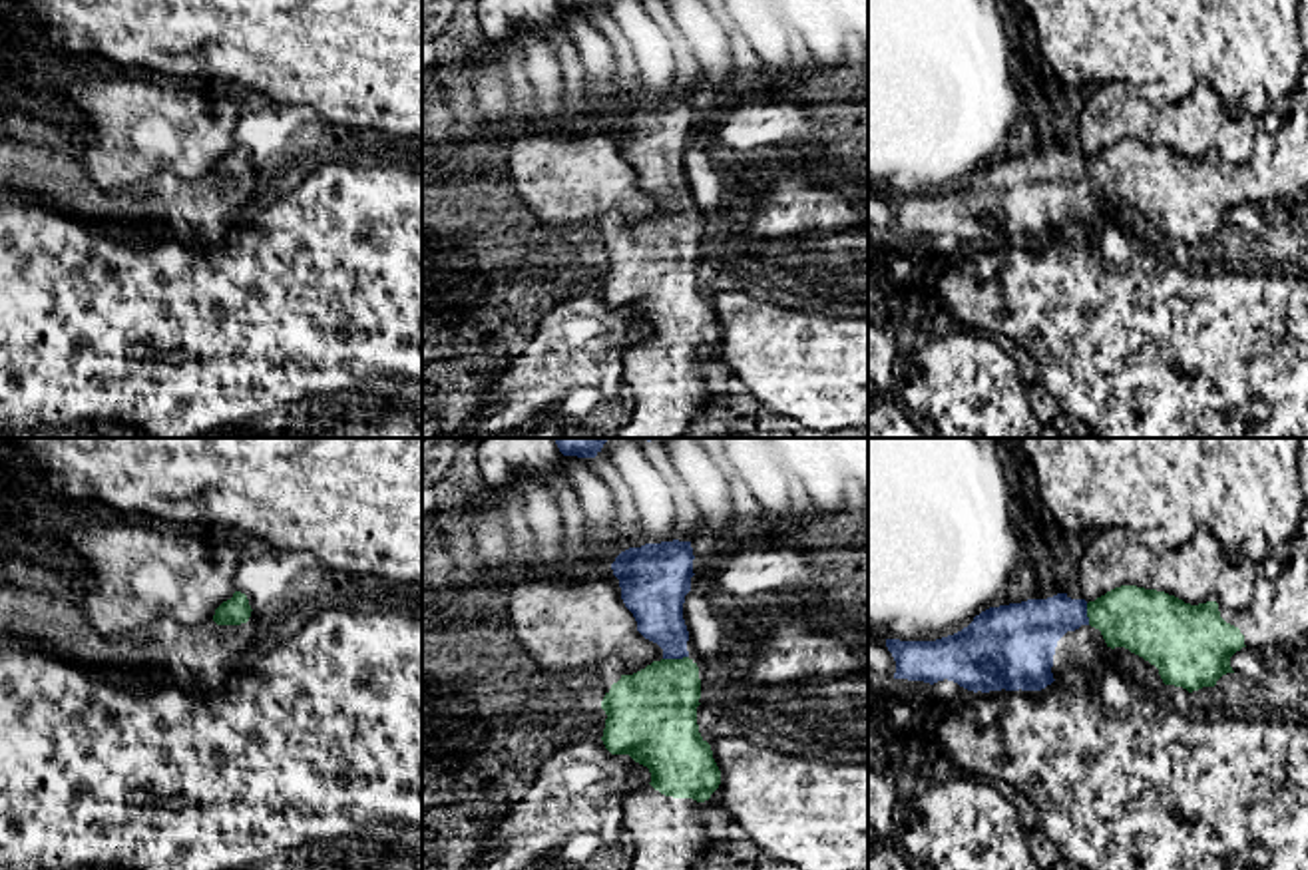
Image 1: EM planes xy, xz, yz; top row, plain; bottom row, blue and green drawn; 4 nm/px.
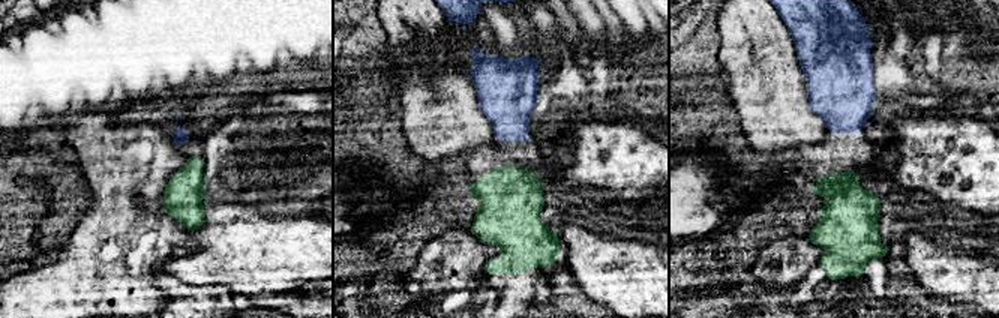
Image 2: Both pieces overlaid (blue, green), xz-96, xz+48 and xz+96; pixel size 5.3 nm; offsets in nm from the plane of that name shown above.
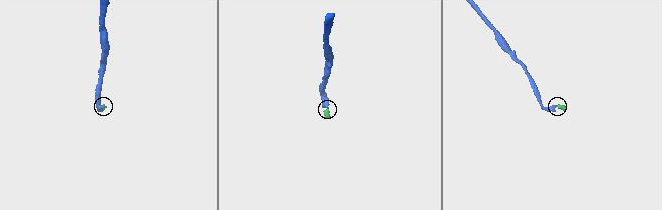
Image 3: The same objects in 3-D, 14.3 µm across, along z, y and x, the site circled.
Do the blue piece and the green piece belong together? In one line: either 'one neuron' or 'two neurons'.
one neuron

